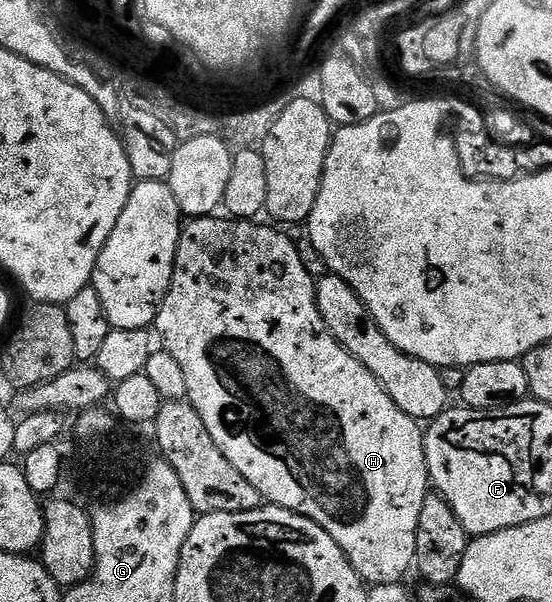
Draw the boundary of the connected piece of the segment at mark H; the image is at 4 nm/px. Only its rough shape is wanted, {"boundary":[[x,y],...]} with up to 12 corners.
{"boundary":[[183,223],[154,323],[265,503],[404,582],[421,423],[295,241]]}

